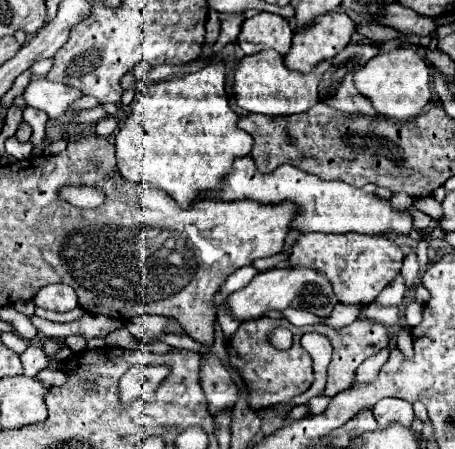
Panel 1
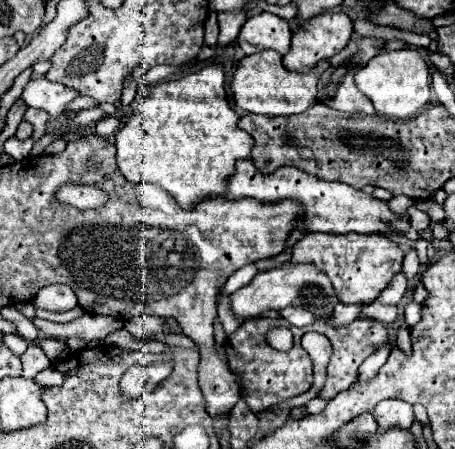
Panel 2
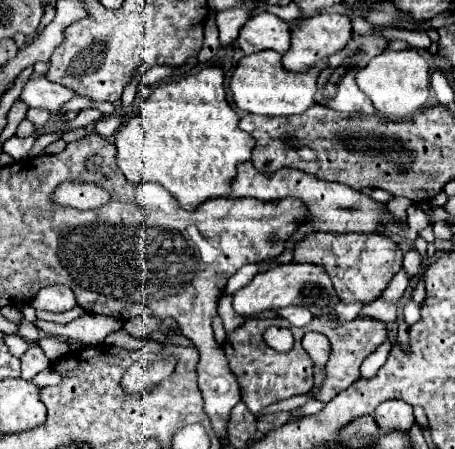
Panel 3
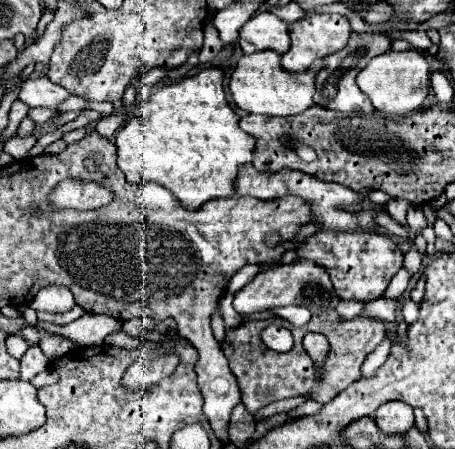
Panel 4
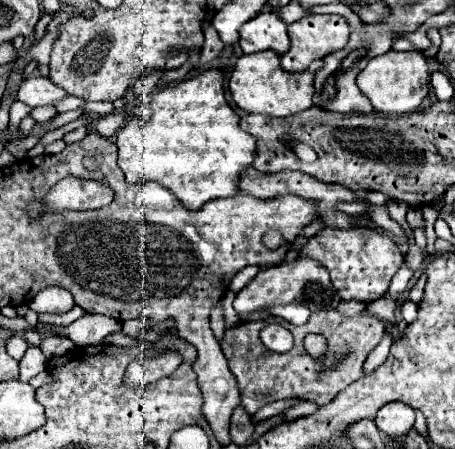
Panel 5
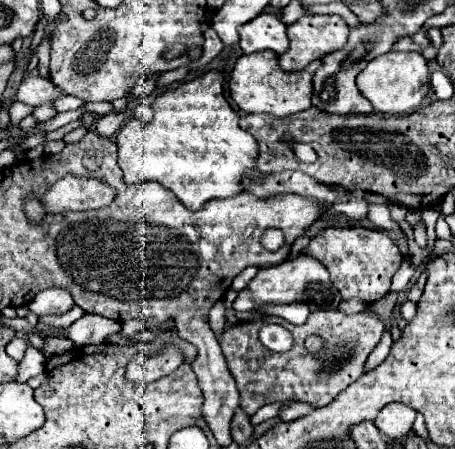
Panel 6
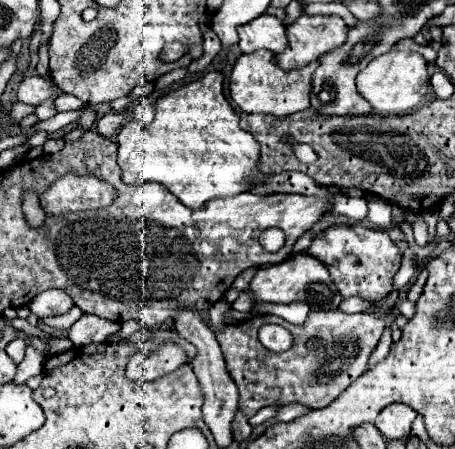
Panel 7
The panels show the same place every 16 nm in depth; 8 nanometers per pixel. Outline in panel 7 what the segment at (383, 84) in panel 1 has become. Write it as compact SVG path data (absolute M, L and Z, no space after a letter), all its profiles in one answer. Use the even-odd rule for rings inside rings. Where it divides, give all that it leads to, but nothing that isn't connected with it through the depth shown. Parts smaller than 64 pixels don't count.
M390 50L378 58L374 58L358 76L356 76L356 86L360 94L372 104L376 114L384 116L400 116L414 112L422 98L428 92L430 86L430 76L428 76L428 64L422 54L418 52L400 52L400 50Z

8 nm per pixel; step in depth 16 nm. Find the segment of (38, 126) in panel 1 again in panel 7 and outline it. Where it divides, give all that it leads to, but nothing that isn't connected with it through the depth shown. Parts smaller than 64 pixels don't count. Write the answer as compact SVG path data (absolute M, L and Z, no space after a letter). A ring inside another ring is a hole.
M48 100L48 104L42 104L42 106L38 106L38 108L34 110L34 116L36 116L40 122L52 118L54 114L56 114L56 108L54 108L54 102L52 102L52 100Z

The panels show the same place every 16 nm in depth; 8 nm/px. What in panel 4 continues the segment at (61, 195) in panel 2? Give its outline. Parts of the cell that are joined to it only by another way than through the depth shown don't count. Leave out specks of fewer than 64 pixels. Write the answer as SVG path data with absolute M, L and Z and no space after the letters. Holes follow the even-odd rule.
M64 180L60 182L50 196L50 202L56 208L76 208L76 210L94 210L112 200L112 192L94 182Z

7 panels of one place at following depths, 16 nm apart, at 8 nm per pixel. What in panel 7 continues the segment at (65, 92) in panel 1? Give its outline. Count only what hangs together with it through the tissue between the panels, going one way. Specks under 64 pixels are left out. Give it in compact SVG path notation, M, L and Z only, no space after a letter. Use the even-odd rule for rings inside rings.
M26 76L22 82L20 82L20 88L18 88L18 100L24 102L24 104L30 104L30 106L40 106L44 104L48 98L52 96L60 96L56 94L56 88L44 80L42 76Z

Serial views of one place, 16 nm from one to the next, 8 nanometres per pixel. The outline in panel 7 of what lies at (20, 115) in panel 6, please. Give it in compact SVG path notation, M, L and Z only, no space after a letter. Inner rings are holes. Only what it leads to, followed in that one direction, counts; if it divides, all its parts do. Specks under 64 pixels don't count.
M17 102L13 105L11 109L11 119L15 124L19 124L19 122L29 114L32 114L35 110L34 106L26 106L22 102Z

